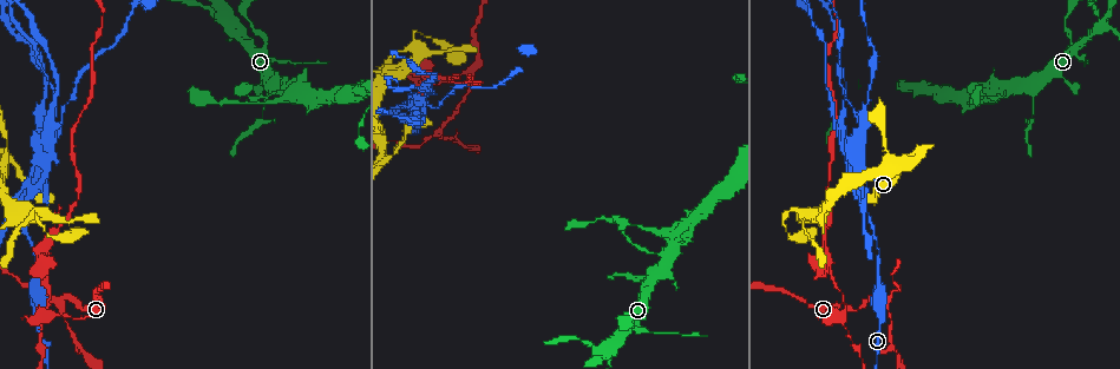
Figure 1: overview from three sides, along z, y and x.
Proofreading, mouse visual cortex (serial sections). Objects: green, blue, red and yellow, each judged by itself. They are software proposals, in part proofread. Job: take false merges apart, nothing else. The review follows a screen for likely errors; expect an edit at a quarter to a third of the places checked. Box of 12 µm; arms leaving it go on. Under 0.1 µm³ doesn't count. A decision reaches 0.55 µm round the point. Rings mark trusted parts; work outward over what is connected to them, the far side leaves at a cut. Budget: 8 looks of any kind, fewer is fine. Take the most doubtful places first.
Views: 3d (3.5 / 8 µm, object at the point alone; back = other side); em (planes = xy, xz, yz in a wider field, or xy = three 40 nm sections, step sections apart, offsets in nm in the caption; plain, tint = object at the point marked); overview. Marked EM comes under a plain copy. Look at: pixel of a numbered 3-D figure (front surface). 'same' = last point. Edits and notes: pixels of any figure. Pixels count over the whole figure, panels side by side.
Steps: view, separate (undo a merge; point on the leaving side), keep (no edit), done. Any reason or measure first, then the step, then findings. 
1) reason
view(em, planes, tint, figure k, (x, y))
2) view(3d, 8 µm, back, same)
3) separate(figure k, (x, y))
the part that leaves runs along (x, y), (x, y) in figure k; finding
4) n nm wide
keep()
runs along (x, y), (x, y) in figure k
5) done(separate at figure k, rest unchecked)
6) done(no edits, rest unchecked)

three-way junction
view(3d, 3.5 µm, figure 1, (868, 212))

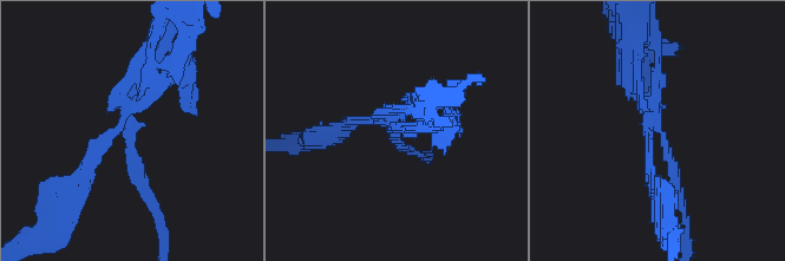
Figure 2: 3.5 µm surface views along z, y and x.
view(em, xy, step 3, tint, figure 2, (132, 129))

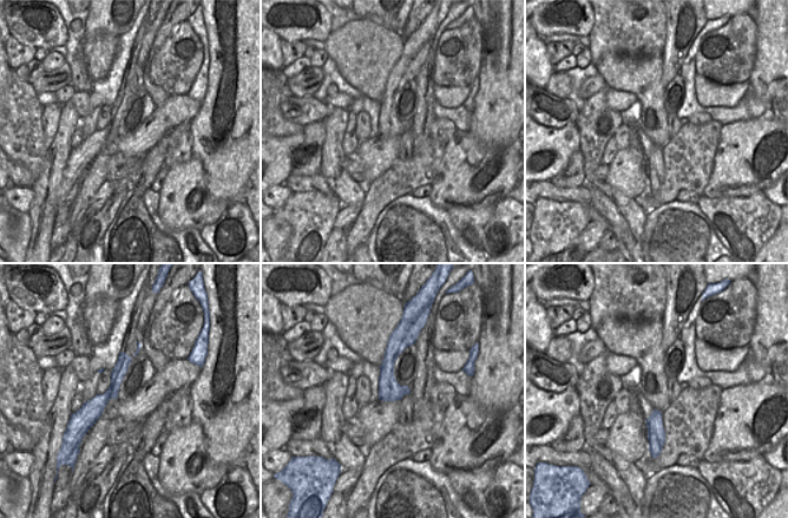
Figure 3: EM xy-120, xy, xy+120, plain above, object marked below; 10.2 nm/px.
separate(figure 2, (181, 82))
the part that leaves runs along (126, 106), (170, 73), (188, 33) in figure 2; a second cell is stuck on

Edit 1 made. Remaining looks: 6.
view(overview)

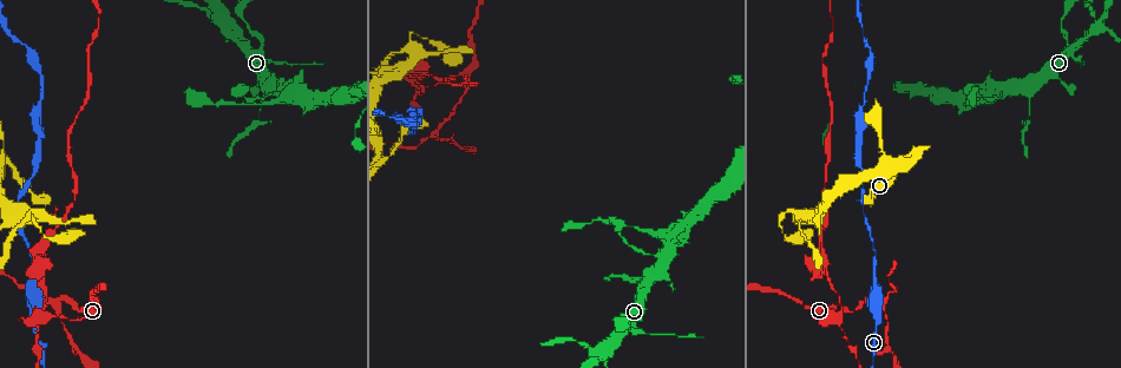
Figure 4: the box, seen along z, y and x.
sharp bend
view(3d, 3.5 µm, figure 4, (833, 315))

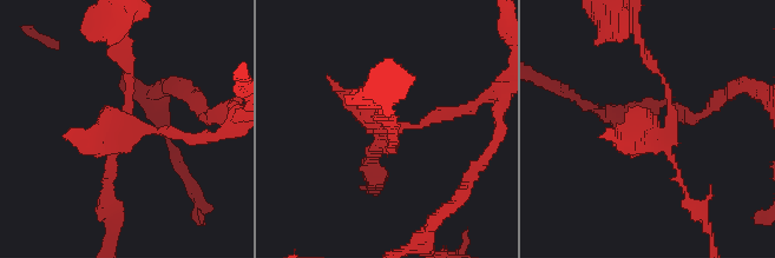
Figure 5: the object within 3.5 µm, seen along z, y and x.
now the EM
view(em, xy, step 3, tint, figure 5, (652, 131))

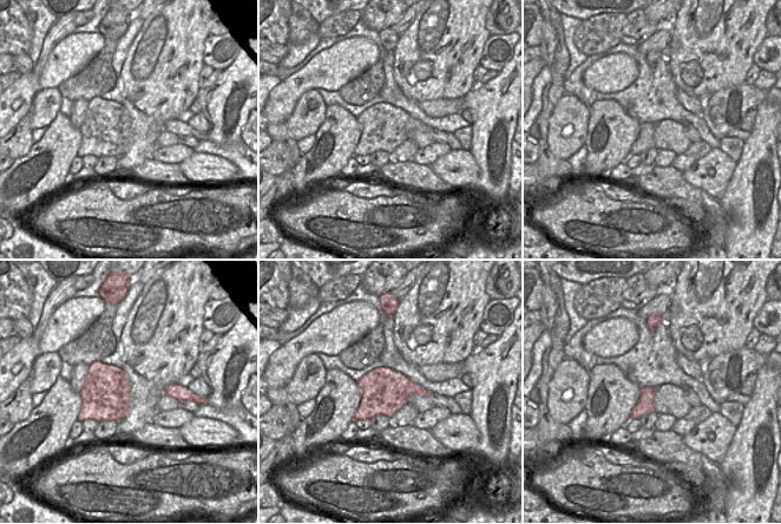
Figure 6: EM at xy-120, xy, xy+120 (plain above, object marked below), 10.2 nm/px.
separate(figure 5, (110, 189))
the part that leaves runs along (664, 130), (668, 86), (637, 28) in figure 5; a second cell is stuck on

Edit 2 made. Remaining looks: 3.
sharp bend
view(em, xy, step 5, tint, figure 4, (1096, 27))

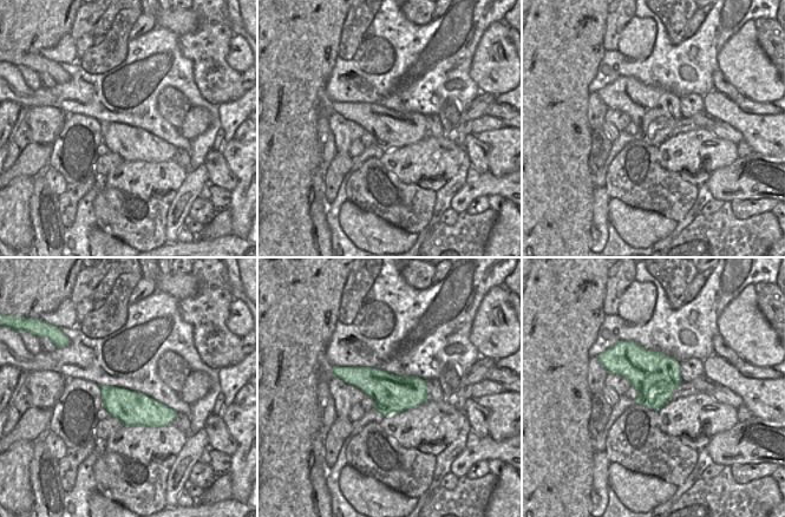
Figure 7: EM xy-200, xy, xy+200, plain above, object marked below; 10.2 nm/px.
view(3d, 3.5 µm, same)

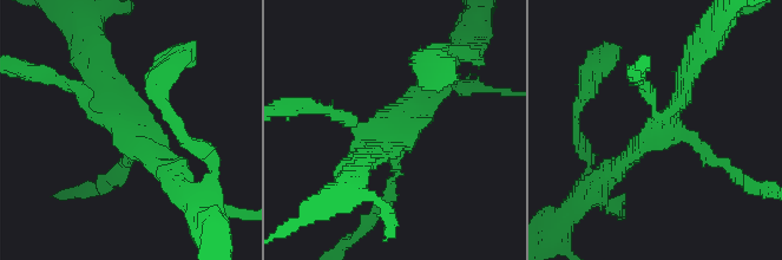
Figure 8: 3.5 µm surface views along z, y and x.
arms of 150, 150, 250, 250 nm
keep()
runs along (606, 174), (670, 119), (691, 69) in figure 8; continuous, no second cell

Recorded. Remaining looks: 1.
done(separate at figure 2, separate at figure 5, rest unchecked)

